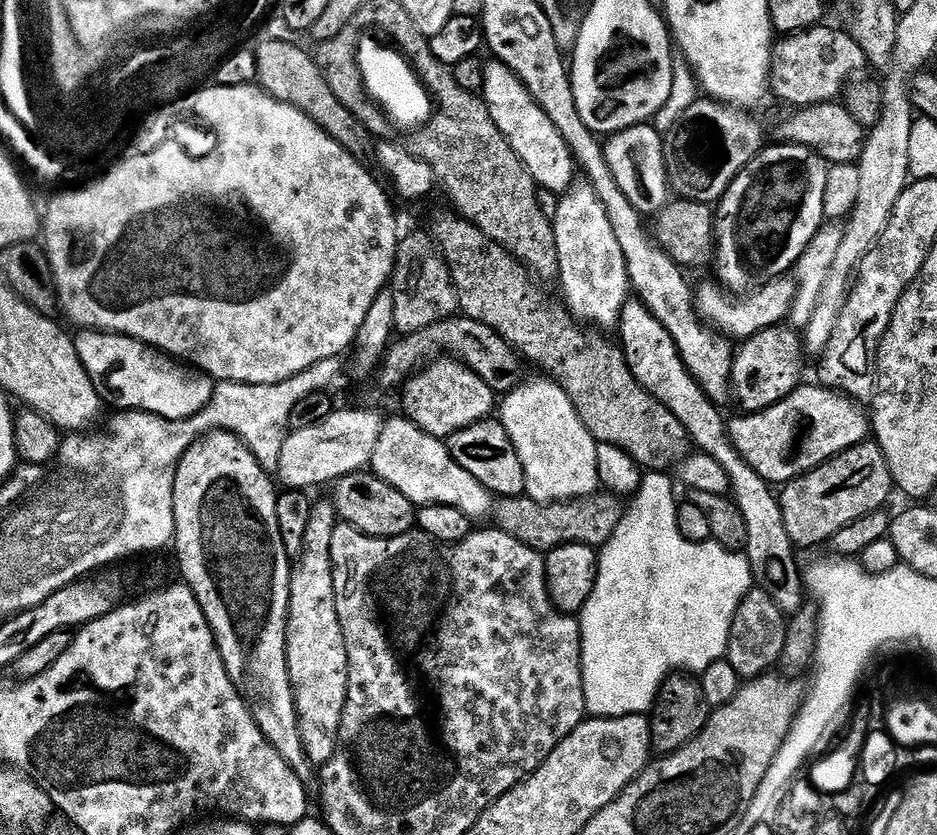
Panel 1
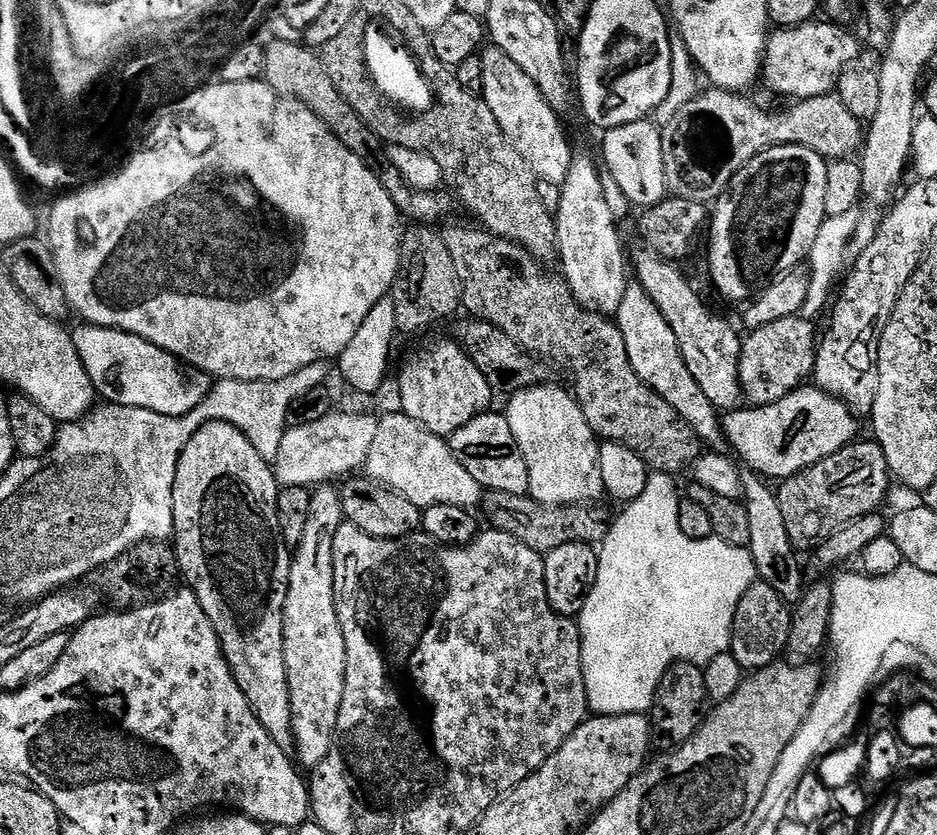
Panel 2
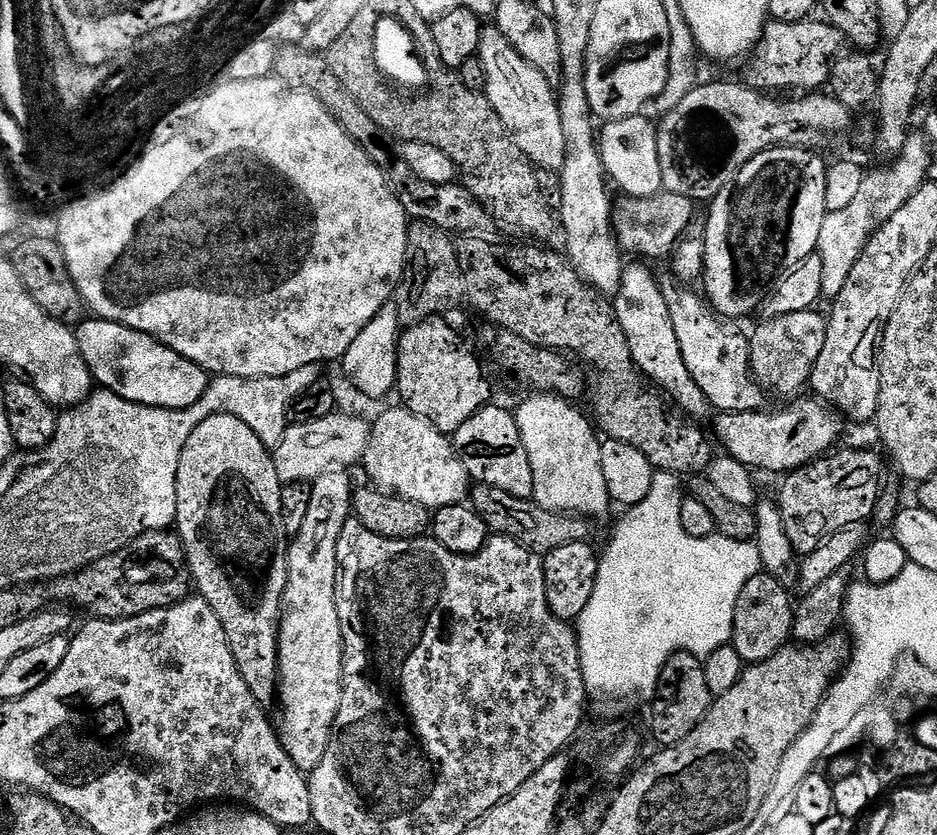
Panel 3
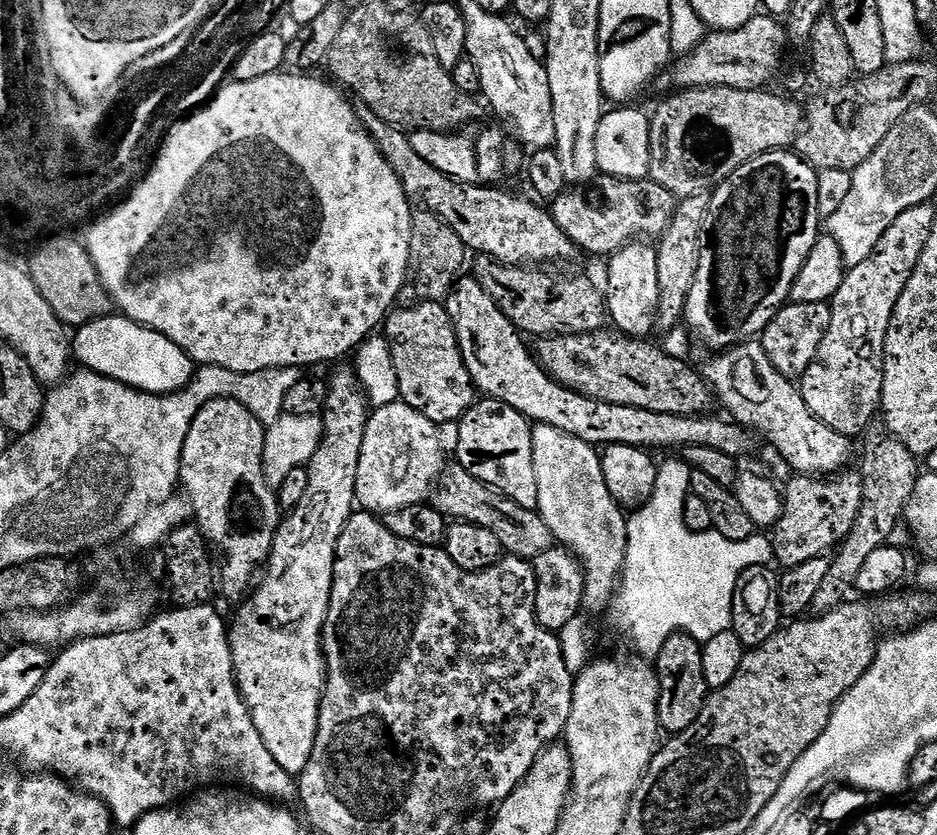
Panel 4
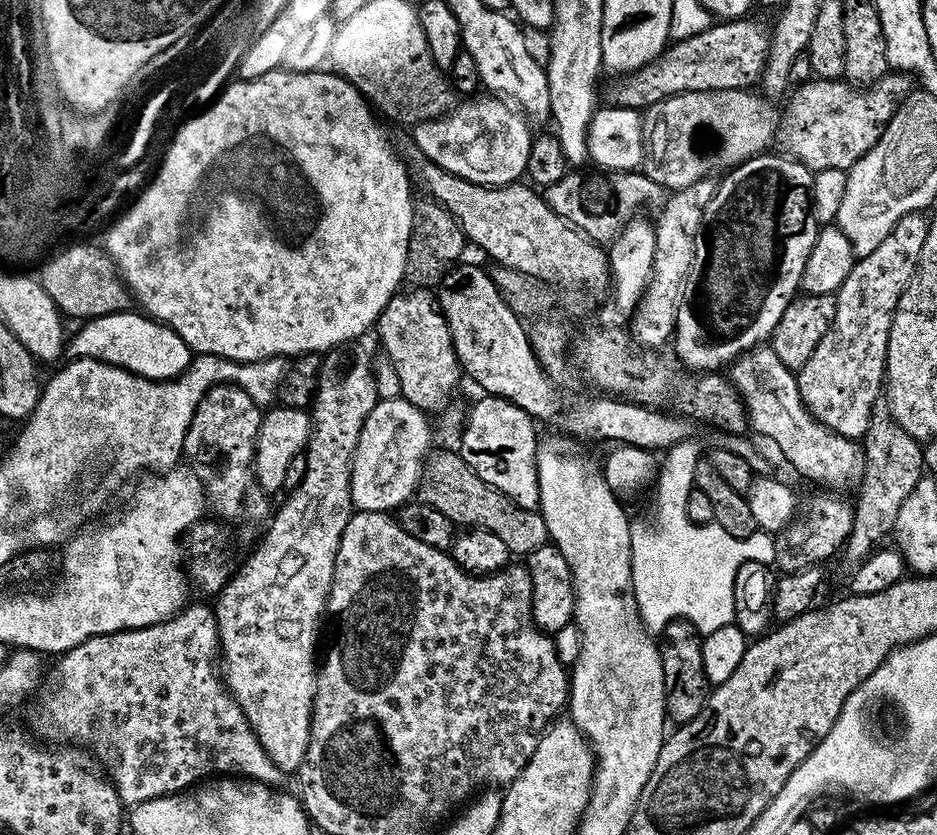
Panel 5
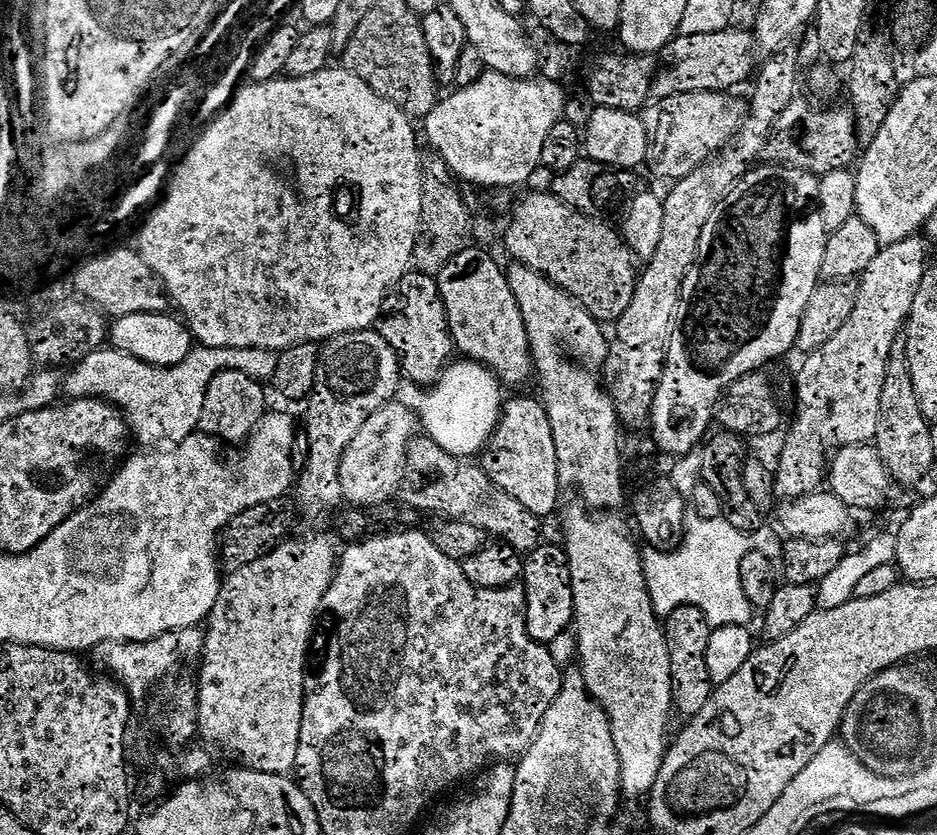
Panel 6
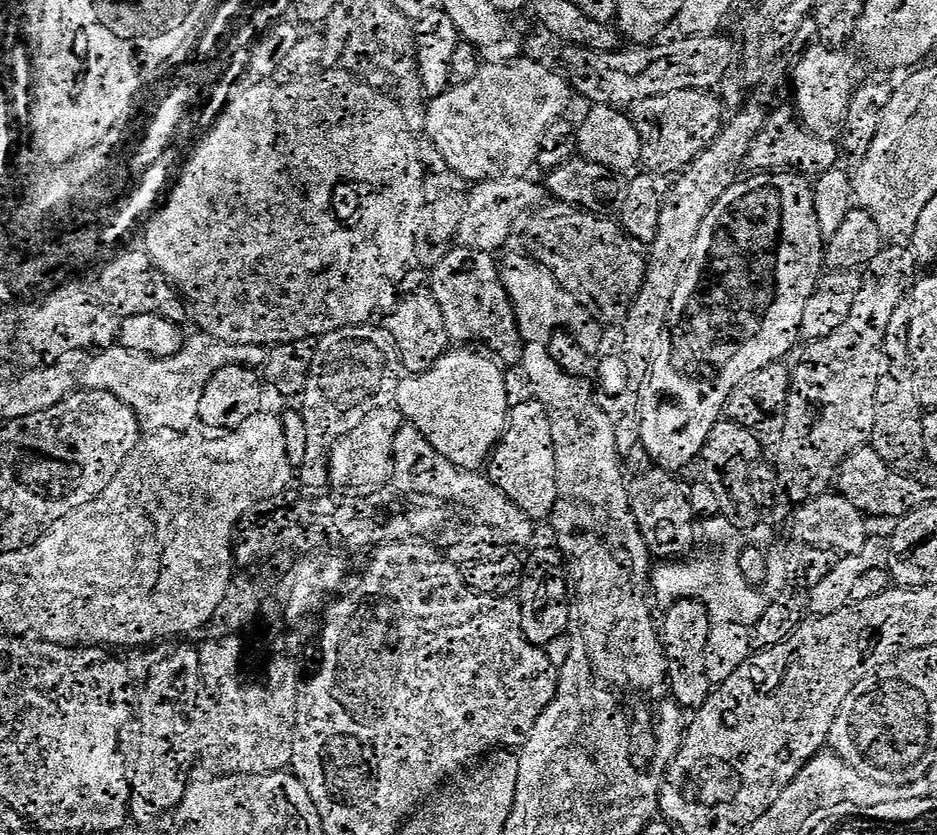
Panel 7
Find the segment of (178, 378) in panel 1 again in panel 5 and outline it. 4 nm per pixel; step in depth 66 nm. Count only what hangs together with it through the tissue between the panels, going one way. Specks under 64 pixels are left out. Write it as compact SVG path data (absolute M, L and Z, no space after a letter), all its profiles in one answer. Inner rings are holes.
M135 311L115 312L112 316L87 321L81 327L84 329L76 336L75 355L85 360L101 360L104 364L132 372L147 380L176 380L192 364L192 348L186 346L182 338L178 338L173 328L167 328L159 320Z

